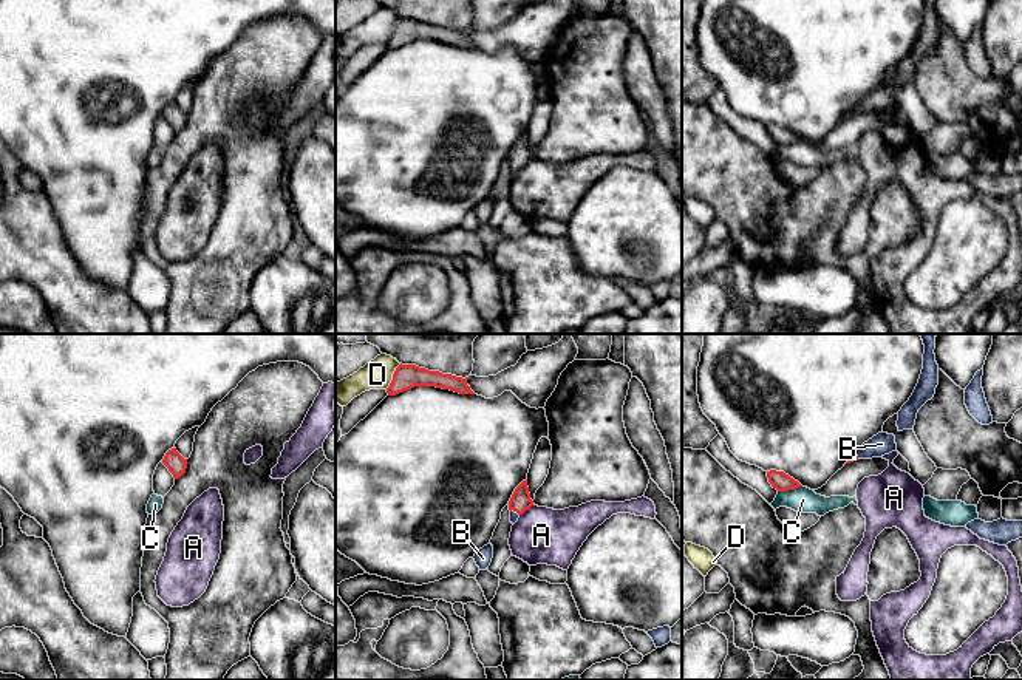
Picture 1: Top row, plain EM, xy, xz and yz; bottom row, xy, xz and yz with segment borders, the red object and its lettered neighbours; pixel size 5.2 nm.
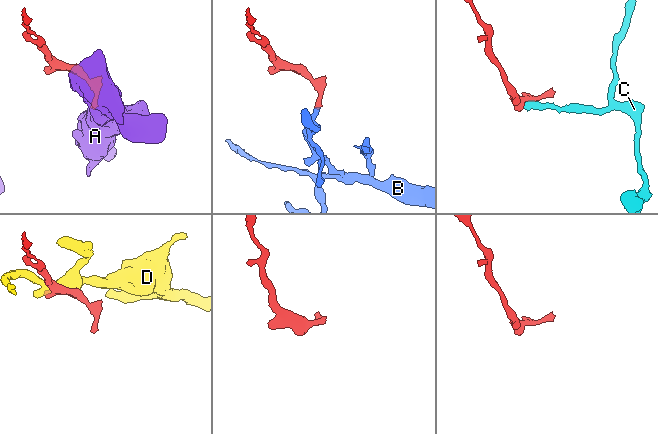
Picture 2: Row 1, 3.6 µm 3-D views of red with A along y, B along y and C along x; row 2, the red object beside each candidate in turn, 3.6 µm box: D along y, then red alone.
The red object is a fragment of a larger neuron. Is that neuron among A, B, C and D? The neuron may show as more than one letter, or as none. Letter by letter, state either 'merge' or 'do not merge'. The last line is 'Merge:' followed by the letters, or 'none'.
A: do not merge
B: merge
C: do not merge
D: do not merge
Merge: B

